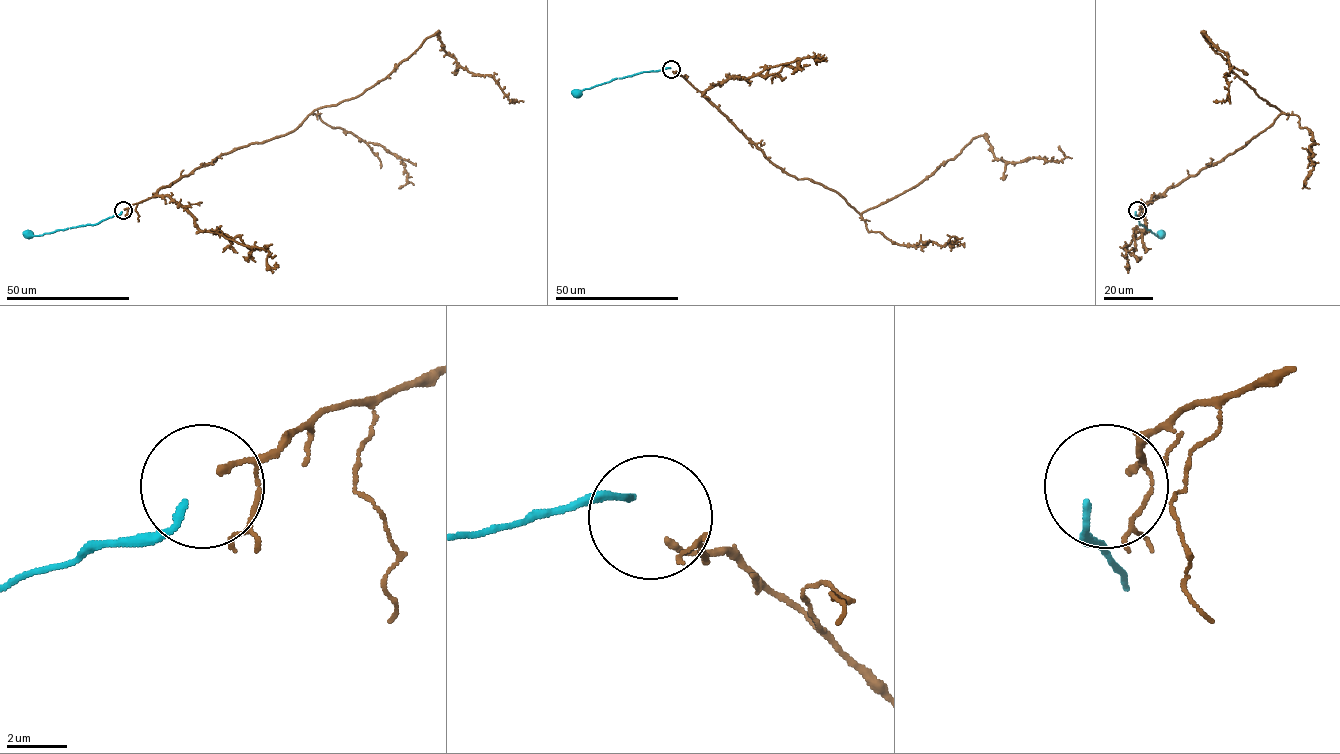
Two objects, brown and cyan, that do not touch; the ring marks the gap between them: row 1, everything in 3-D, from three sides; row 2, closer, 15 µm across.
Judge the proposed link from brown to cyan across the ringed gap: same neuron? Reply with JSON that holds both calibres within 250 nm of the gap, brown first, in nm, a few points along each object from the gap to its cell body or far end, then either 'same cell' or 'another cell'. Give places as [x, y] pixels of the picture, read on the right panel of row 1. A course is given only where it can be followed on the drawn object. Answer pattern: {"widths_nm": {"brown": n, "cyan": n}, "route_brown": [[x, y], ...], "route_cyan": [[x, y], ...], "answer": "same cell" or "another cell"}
{"widths_nm": {"brown": 220, "cyan": 240}, "route_brown": [[1139, 209], [1244, 146], [1281, 112], [1203, 35], [1229, 64], [1229, 99], [1213, 101]], "route_cyan": [[1135, 211], [1140, 225], [1157, 236], [1160, 233]], "answer": "another cell"}

